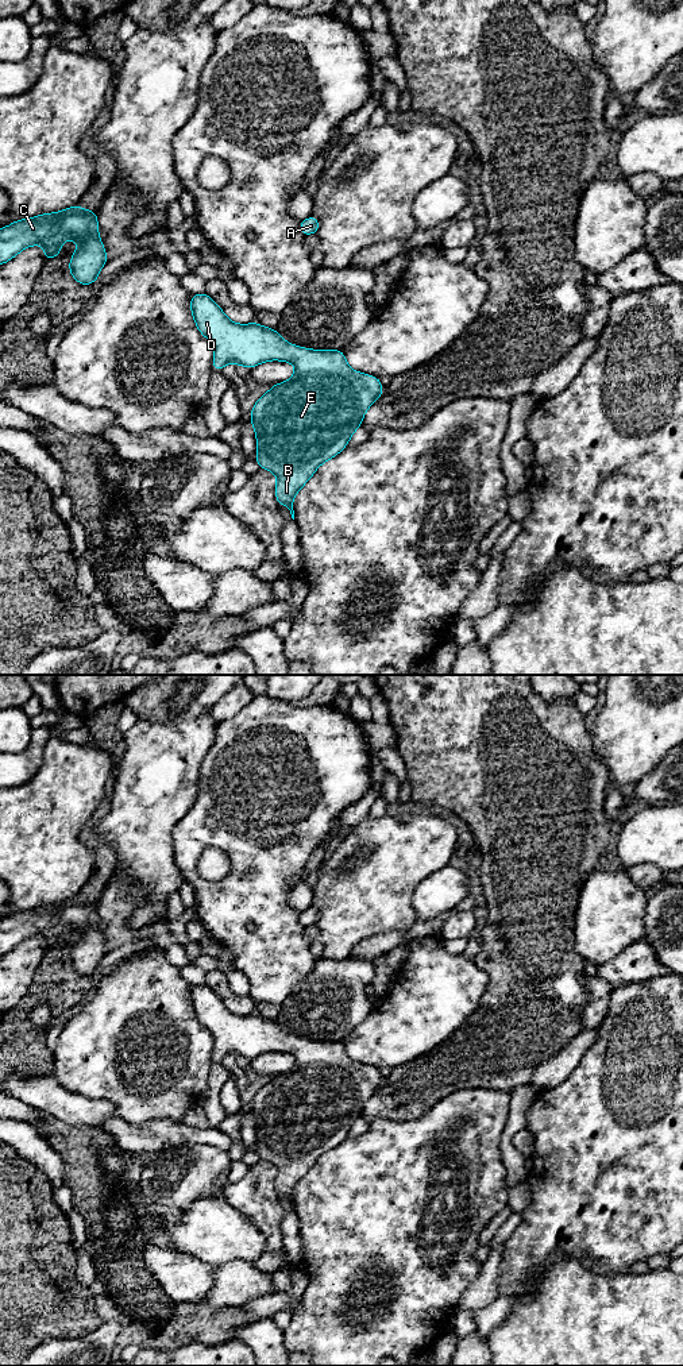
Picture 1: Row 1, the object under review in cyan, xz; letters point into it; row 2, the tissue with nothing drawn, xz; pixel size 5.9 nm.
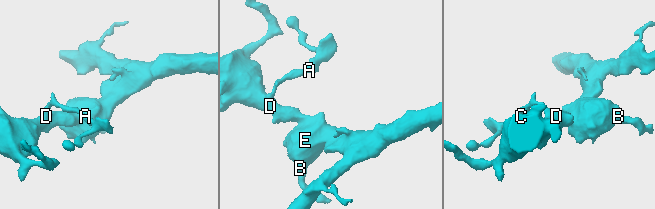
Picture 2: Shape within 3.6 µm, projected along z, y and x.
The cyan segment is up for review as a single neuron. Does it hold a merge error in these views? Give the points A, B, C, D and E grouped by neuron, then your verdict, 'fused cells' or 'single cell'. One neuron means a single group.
groups A B C D E; single cell

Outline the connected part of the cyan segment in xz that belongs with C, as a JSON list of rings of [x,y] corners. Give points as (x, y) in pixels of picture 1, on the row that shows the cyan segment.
[[[73,205],[59,212],[16,219],[0,229],[0,265],[13,259],[27,247],[42,244],[45,259],[58,256],[61,244],[76,239],[78,248],[69,262],[69,273],[80,285],[92,285],[109,261],[99,236],[97,212]]]

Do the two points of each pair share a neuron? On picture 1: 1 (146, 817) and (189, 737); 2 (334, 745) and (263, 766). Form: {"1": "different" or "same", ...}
{"1": "same", "2": "same"}

